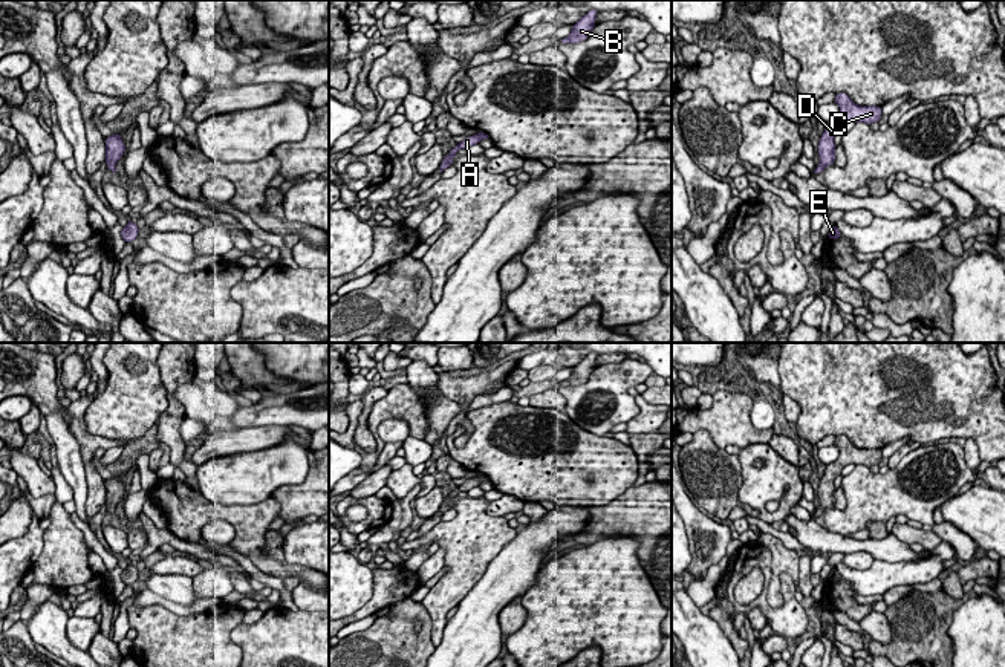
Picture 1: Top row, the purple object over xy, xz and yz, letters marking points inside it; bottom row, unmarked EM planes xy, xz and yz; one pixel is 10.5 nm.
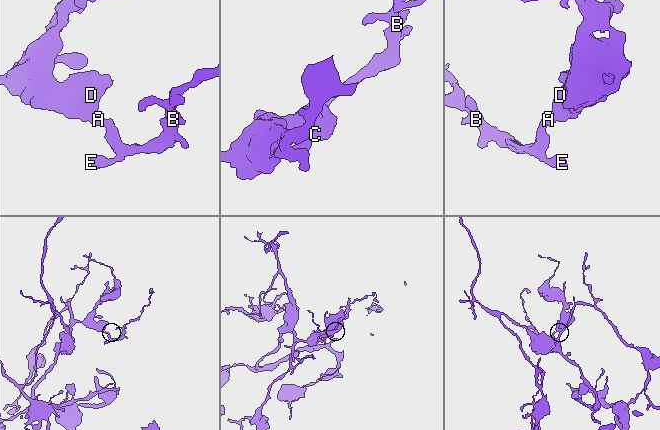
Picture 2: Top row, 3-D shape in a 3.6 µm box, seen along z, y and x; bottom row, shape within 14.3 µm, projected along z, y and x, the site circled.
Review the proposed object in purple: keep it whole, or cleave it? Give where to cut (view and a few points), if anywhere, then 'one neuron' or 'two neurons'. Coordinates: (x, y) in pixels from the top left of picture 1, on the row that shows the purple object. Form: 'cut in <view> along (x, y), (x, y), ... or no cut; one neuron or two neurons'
no cut; one neuron

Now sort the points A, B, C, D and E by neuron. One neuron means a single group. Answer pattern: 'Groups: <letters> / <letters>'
Groups: A B C D E

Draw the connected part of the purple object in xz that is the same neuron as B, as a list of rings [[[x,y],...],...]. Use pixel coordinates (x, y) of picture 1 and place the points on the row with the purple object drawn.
[[[590,9],[586,15],[583,15],[577,23],[572,24],[571,34],[561,40],[561,43],[574,44],[587,40],[589,32],[597,24],[598,9]]]

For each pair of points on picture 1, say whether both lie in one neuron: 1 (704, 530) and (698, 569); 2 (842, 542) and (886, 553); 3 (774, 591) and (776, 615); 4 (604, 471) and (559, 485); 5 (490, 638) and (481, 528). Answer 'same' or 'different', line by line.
1: same
2: same
3: different
4: same
5: different

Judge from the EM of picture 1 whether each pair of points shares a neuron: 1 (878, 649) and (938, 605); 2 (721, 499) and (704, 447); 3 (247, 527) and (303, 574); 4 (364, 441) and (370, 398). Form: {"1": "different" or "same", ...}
{"1": "same", "2": "same", "3": "same", "4": "same"}

